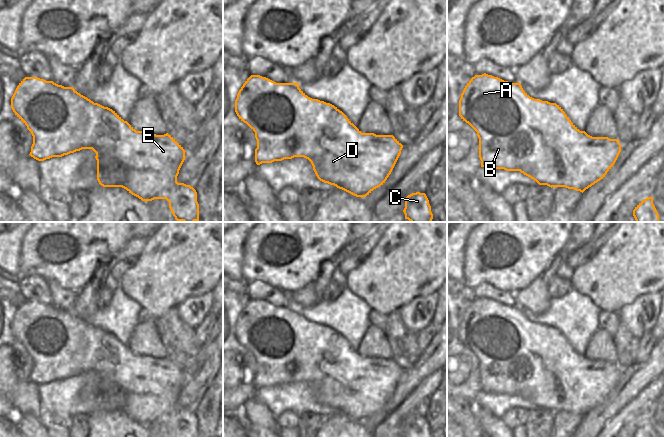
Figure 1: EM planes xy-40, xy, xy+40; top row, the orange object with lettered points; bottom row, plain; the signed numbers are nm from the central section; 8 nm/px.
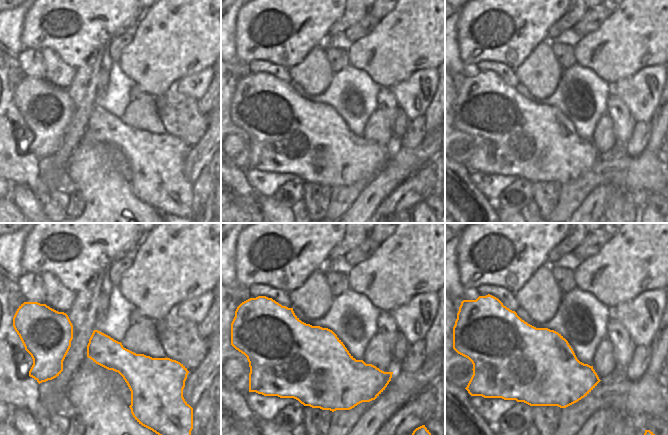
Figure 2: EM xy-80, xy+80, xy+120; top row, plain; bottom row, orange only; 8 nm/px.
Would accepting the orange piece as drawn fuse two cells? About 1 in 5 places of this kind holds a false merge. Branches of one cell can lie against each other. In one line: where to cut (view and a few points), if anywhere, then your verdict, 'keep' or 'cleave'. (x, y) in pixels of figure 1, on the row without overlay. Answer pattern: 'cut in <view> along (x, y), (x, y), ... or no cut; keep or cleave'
no cut; keep

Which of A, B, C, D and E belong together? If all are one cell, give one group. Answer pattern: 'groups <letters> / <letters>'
groups A B C D E

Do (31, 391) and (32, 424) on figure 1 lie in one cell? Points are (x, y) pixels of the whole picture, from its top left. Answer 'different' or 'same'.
different

